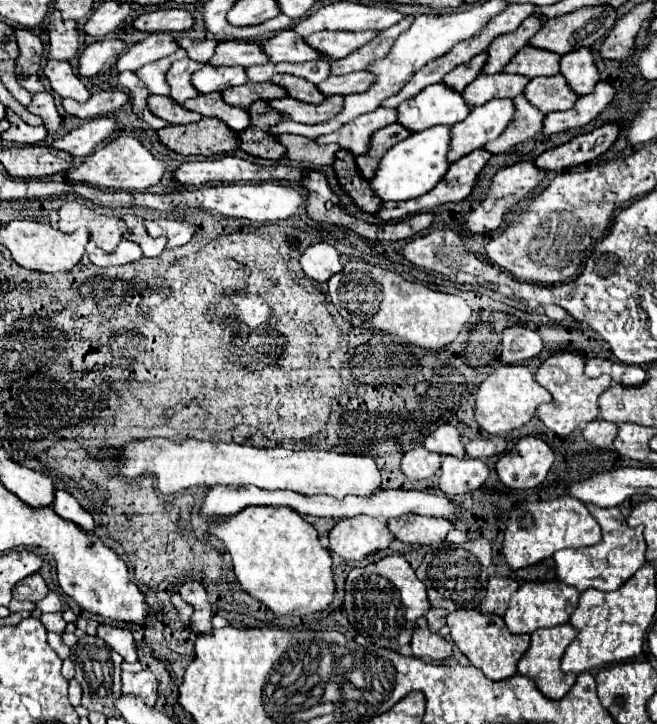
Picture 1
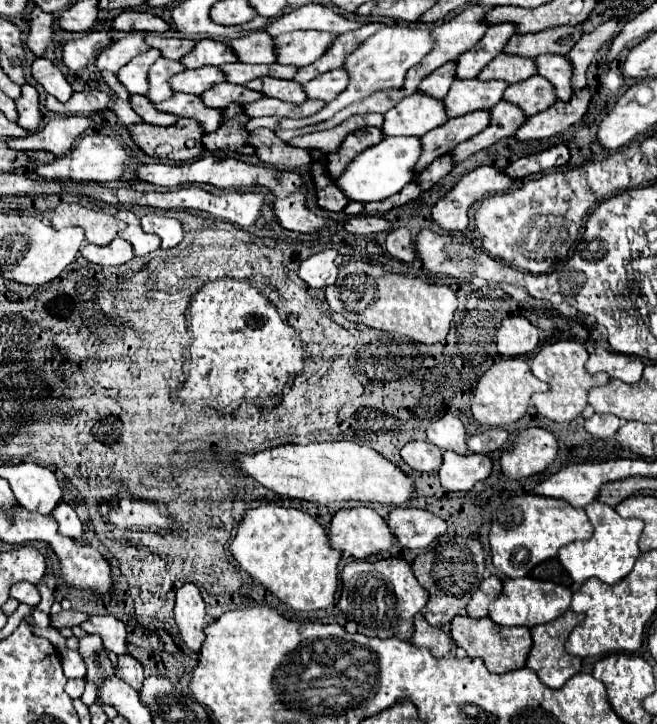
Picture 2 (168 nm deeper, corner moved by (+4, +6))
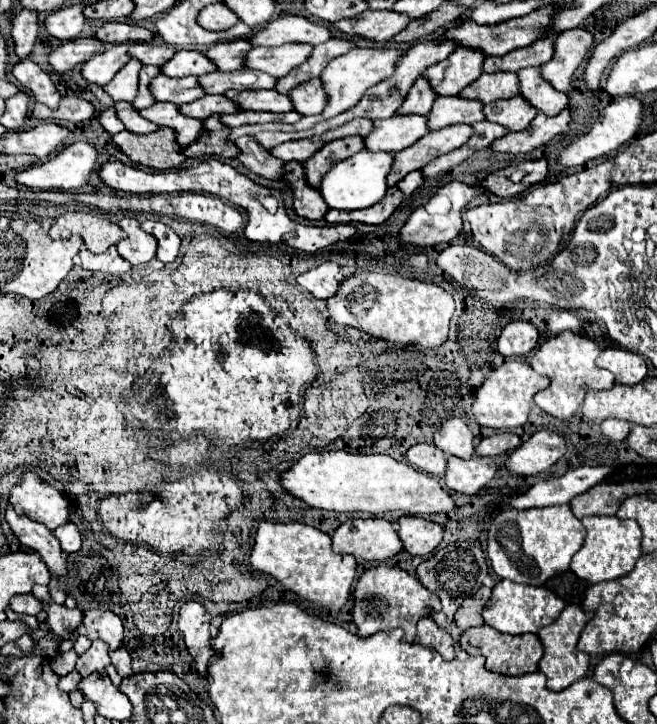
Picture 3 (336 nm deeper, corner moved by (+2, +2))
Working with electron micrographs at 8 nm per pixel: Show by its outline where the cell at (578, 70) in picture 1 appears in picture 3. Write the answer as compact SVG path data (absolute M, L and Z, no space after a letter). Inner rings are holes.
M539 67L519 71L519 81L521 81L521 95L545 115L559 115L565 107L569 107L567 93L549 87L549 83L539 75Z

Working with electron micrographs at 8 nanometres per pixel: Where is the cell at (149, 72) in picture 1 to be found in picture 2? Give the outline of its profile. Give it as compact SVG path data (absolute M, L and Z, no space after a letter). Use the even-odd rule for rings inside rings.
M145 51L141 55L137 55L135 59L131 59L125 67L121 67L117 71L117 79L121 81L121 85L129 91L129 93L139 93L145 95L145 91L149 89L149 83L145 83L145 75L149 65L153 65L157 59L161 57L159 51Z

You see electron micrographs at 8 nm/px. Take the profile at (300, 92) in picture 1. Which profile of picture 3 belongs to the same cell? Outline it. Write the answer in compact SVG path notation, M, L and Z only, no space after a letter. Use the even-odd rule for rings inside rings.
M247 89L247 91L227 91L231 101L235 101L245 111L291 111L291 99L275 89Z

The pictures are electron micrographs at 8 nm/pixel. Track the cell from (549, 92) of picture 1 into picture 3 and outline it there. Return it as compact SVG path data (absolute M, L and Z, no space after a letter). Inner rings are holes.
M521 95L511 97L511 99L499 99L495 103L487 103L483 111L487 119L491 119L493 123L505 125L509 131L525 129L539 113L535 111L535 107L531 107L531 103L521 99Z

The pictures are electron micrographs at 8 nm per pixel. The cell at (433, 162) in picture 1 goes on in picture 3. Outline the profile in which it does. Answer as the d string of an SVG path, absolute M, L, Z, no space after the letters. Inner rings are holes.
M363 149L361 153L337 163L323 177L319 191L331 209L353 211L353 209L371 207L373 203L379 203L379 199L383 199L383 195L387 193L387 175L391 171L391 163L393 163L393 153L373 153Z

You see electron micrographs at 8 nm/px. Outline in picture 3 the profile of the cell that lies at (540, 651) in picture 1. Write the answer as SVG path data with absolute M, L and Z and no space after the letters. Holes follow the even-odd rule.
M567 605L559 619L547 627L543 627L537 637L541 639L543 647L545 647L545 653L539 661L539 671L545 673L547 677L547 687L551 691L563 691L565 687L569 687L571 683L575 683L577 679L585 677L587 669L589 669L589 655L587 653L581 653L577 651L577 639L579 639L579 633L583 631L585 623L591 619L591 613L585 613L579 605Z

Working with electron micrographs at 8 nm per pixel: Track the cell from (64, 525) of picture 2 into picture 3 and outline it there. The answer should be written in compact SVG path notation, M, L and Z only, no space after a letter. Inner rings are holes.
M69 521L67 525L63 525L63 527L57 527L57 529L55 529L55 537L59 539L61 549L63 549L65 553L75 553L75 551L79 551L79 547L81 547L79 529L77 529L77 525L71 523L71 521Z

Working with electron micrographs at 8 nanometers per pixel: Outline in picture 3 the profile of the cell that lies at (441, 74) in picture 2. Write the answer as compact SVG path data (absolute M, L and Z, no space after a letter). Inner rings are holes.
M419 77L407 99L403 101L403 105L399 107L399 113L419 113L419 115L429 115L431 113L431 107L435 103L435 89L431 87L431 83L427 83L427 79Z

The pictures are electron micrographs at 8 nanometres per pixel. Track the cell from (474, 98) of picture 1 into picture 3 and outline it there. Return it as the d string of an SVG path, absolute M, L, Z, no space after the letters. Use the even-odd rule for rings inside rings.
M441 95L435 99L435 105L429 113L429 127L431 131L435 131L457 123L477 123L479 119L485 119L483 107L485 105L477 99L463 99L461 95Z

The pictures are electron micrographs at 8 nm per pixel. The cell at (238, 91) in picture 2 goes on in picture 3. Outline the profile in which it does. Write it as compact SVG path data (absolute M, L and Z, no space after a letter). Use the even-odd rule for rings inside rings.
M205 95L203 99L181 105L179 111L183 115L189 115L189 117L207 119L207 117L211 117L215 113L219 113L219 115L235 113L235 111L239 111L239 107L235 107L235 103L231 103L231 99L227 99L225 95Z

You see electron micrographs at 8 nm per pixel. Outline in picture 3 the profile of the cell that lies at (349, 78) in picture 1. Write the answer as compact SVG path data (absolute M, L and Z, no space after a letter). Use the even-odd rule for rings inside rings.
M319 77L297 85L289 97L295 105L295 111L301 115L317 115L323 111L323 107L327 107L327 91Z

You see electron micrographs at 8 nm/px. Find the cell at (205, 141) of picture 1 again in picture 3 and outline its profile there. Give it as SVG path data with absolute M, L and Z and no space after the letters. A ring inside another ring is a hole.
M159 129L149 135L135 135L131 131L123 131L117 133L113 141L131 161L159 171L175 169L187 159L179 143L175 143L175 133L167 129Z

